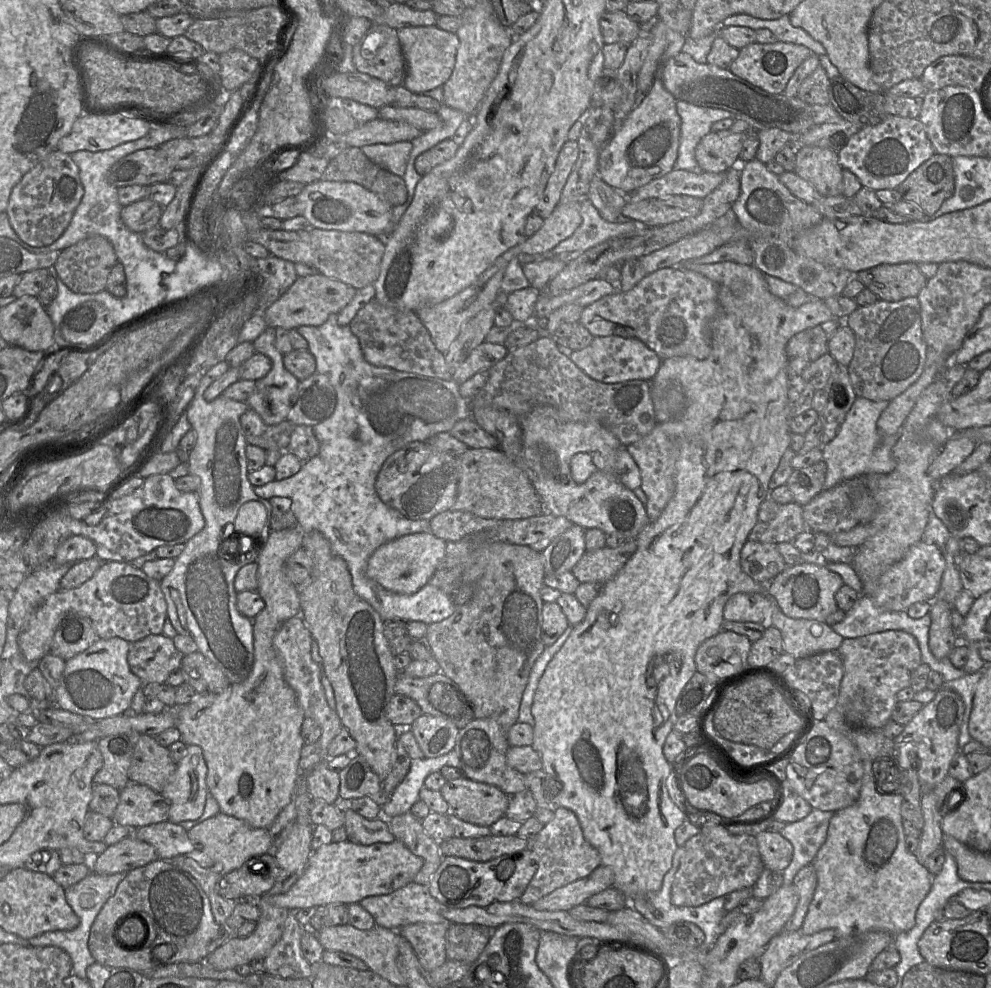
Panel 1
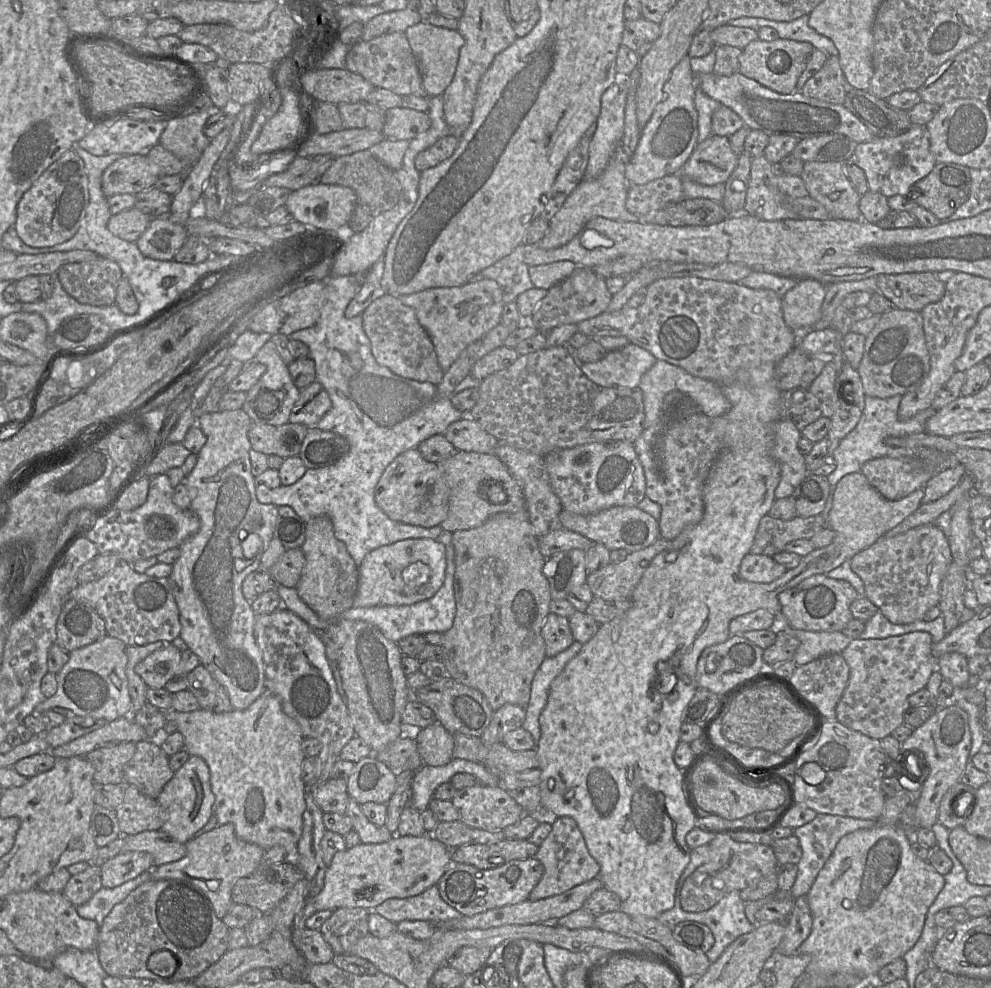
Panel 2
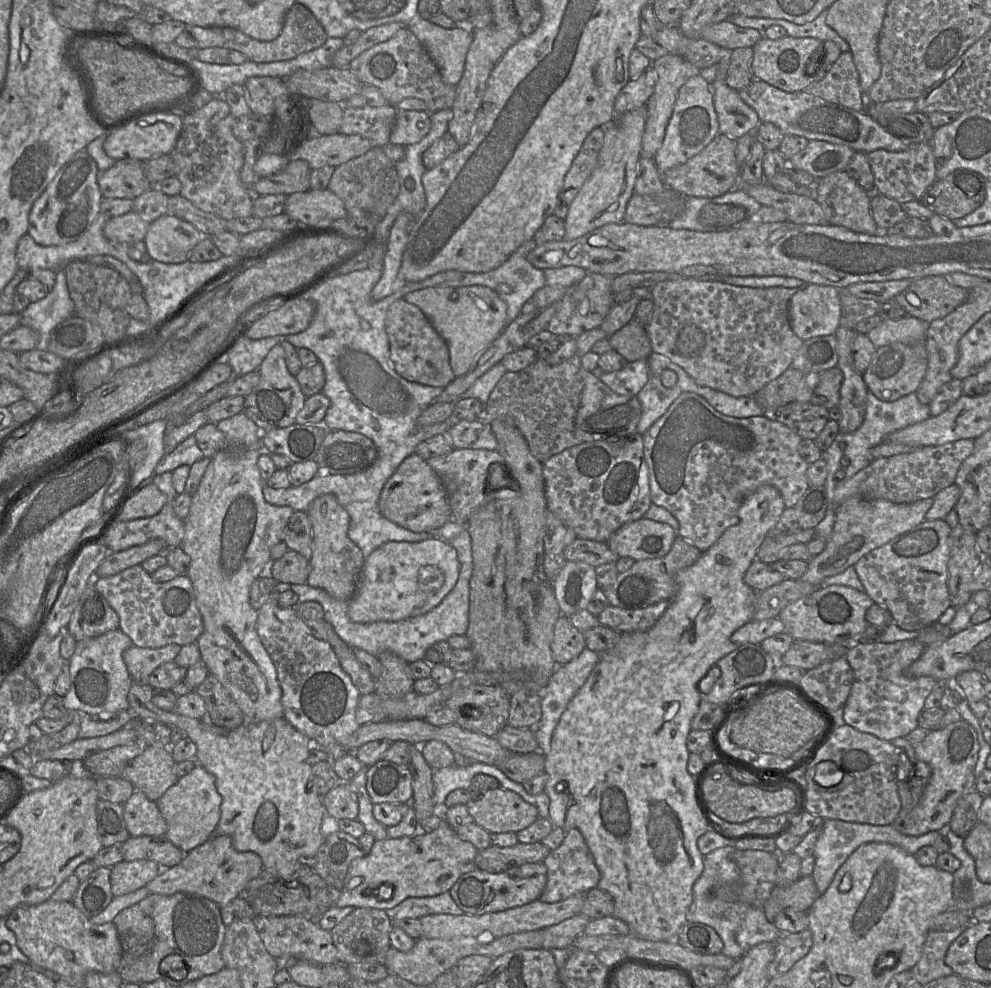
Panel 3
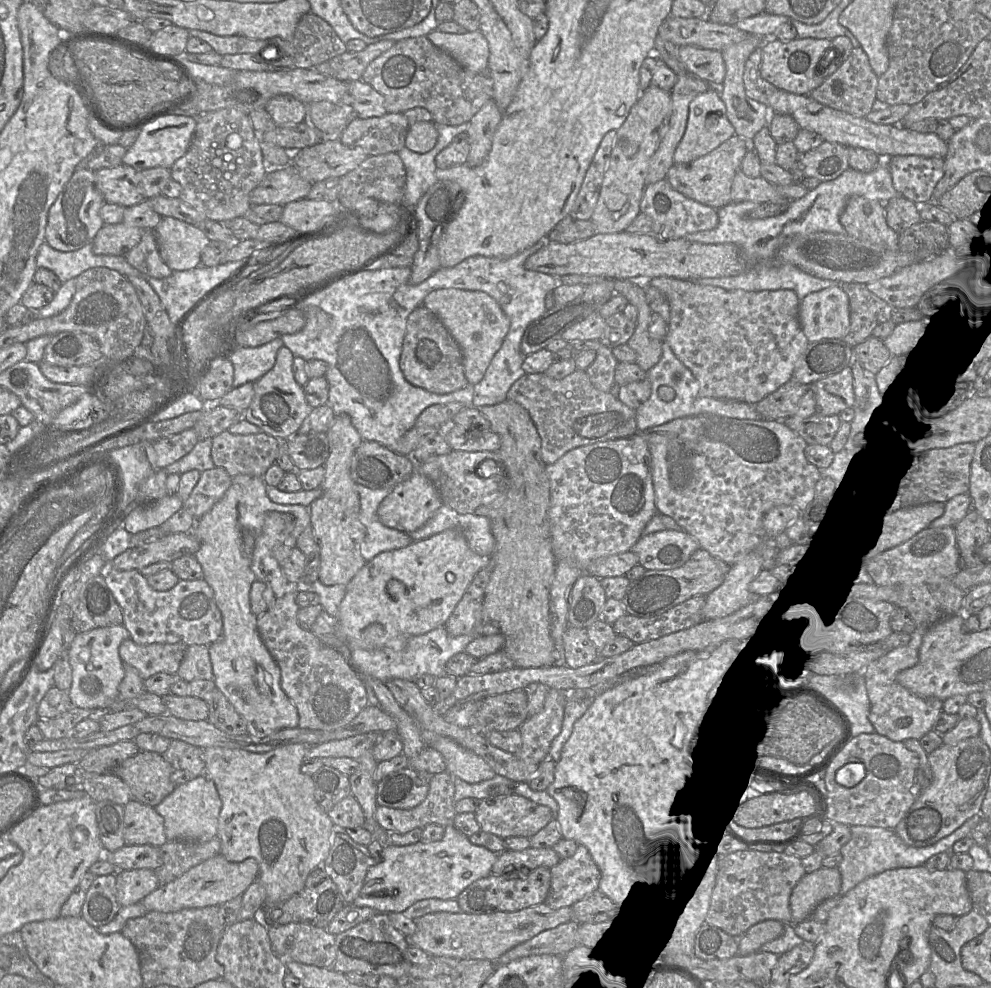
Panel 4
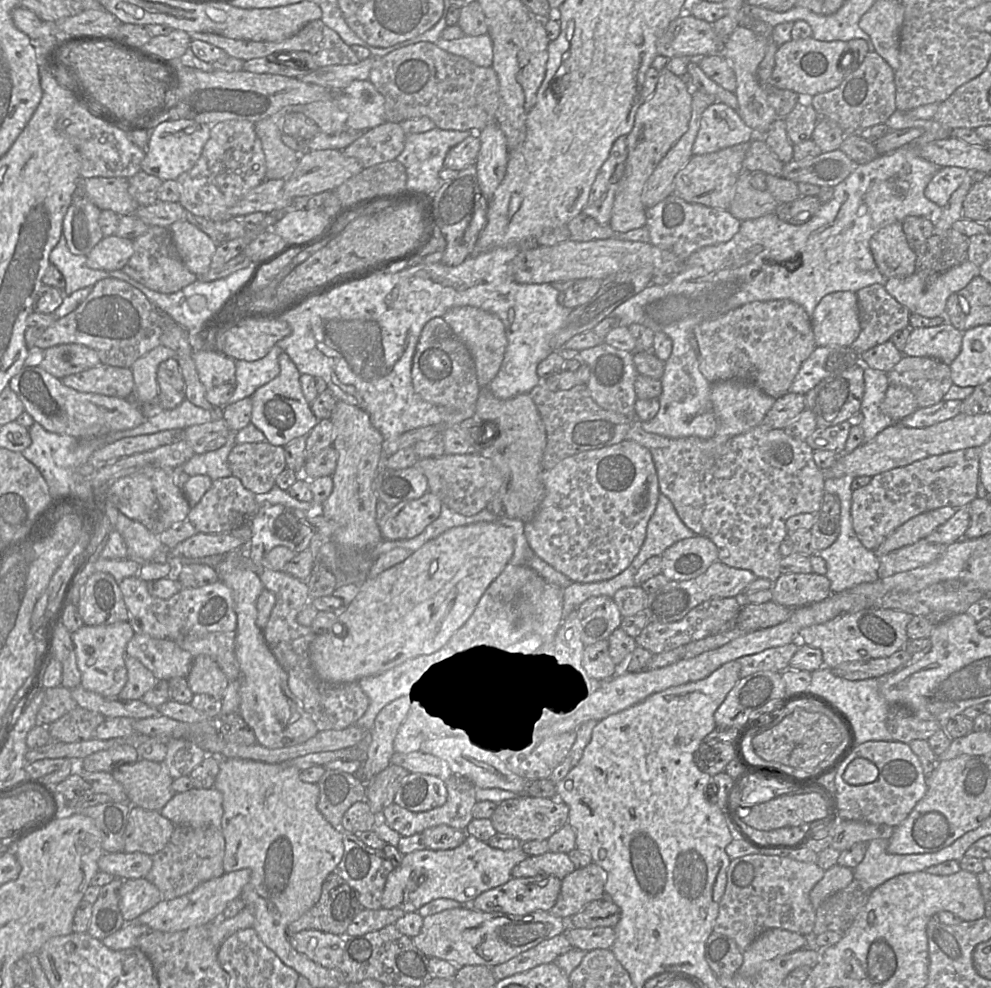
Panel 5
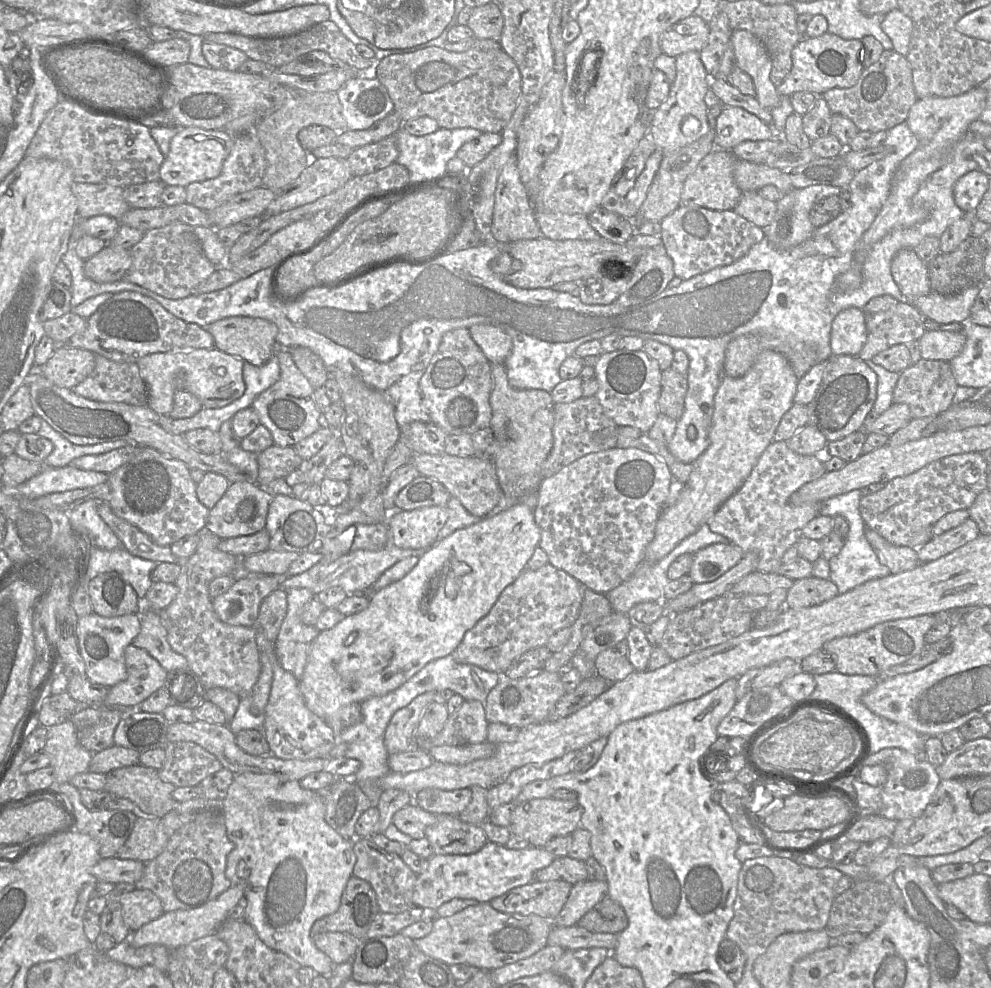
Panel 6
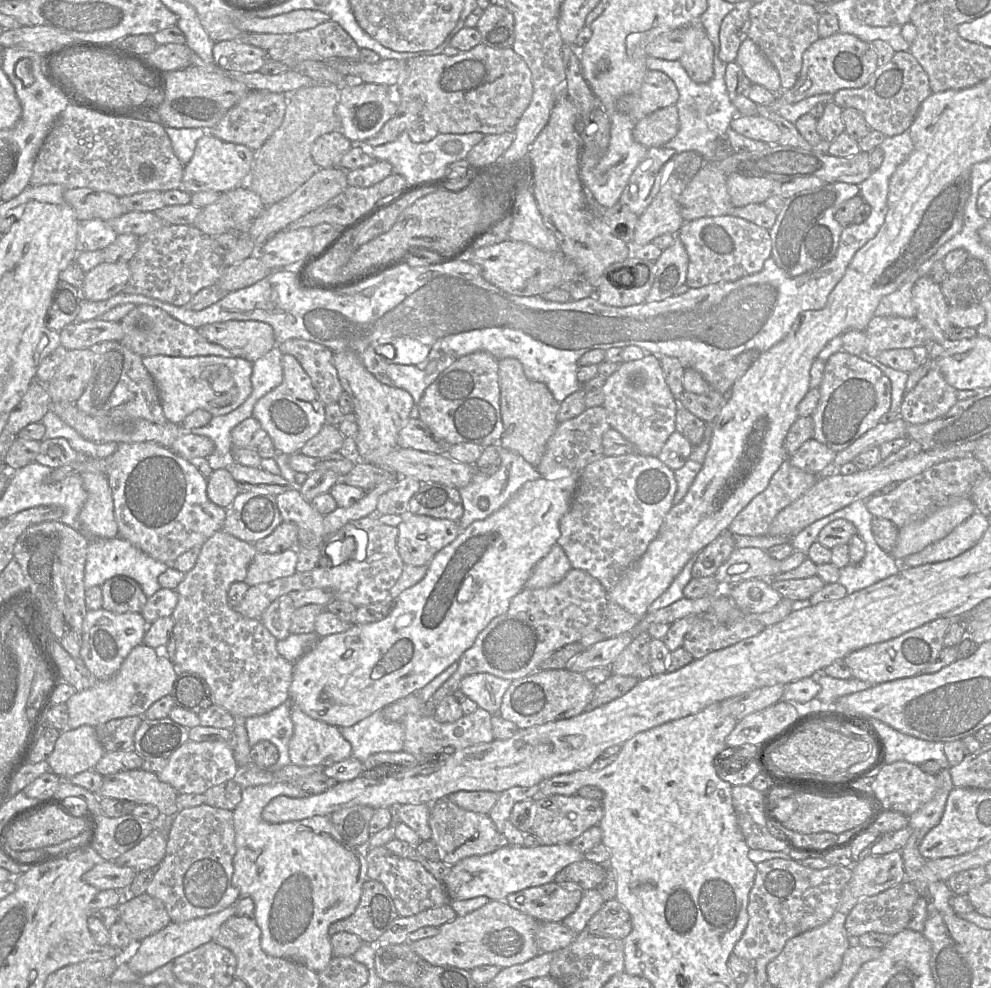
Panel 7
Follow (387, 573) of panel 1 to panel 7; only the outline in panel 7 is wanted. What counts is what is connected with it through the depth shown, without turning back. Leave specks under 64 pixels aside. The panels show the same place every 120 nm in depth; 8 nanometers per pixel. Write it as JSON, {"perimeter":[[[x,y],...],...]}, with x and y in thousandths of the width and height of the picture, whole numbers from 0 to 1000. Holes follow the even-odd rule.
{"perimeter":[[[564,474],[558,479],[559,485],[545,483],[542,486],[532,488],[527,494],[504,516],[489,525],[481,526],[465,536],[460,546],[446,555],[432,571],[428,585],[418,593],[408,597],[398,607],[398,615],[386,628],[369,632],[356,632],[351,638],[325,645],[304,666],[297,671],[296,685],[293,693],[293,712],[318,729],[333,734],[352,736],[371,726],[381,719],[385,719],[393,713],[412,704],[428,695],[441,683],[446,681],[458,670],[462,670],[466,662],[479,650],[482,642],[502,623],[510,620],[518,604],[523,601],[530,592],[536,579],[542,570],[562,551],[565,544],[565,527],[575,516],[580,498],[583,493],[585,479],[576,478],[571,474]]]}

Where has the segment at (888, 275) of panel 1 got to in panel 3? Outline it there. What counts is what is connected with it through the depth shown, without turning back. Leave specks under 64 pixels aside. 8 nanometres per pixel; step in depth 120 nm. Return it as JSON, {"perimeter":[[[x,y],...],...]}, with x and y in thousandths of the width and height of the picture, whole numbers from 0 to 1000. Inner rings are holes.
{"perimeter":[[[937,279],[919,284],[918,288],[902,302],[902,305],[914,314],[916,320],[939,327],[962,316],[976,304],[977,298],[976,293],[961,288],[953,279]]]}

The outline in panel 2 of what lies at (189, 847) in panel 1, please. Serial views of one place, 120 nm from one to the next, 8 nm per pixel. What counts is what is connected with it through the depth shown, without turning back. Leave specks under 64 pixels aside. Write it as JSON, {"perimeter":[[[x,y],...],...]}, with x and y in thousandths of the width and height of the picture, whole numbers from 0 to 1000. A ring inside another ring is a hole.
{"perimeter":[[[162,839],[126,846],[122,862],[145,861],[155,870],[155,878],[179,871],[188,864],[188,855]]]}

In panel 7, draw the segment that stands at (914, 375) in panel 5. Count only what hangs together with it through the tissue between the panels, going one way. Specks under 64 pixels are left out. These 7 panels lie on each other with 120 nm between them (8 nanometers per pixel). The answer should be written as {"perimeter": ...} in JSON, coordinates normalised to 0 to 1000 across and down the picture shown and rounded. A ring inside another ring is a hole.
{"perimeter":[[[942,369],[937,377],[927,385],[918,397],[913,397],[909,411],[909,423],[916,429],[931,429],[954,420],[967,406],[967,395],[961,392]]]}

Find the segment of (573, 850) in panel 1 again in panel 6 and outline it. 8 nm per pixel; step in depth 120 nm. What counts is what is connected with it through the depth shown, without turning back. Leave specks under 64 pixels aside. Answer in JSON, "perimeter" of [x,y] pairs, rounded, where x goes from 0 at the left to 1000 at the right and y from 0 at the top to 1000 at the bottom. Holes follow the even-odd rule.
{"perimeter":[[[592,890],[578,895],[569,918],[558,931],[559,936],[582,936],[585,929],[610,907],[614,907],[612,891]]]}

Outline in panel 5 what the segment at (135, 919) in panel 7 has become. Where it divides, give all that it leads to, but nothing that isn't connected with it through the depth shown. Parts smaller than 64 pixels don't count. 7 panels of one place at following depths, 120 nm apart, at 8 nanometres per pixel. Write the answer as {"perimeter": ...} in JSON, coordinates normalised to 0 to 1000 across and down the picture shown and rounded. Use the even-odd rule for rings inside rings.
{"perimeter":[[[146,888],[127,890],[120,901],[120,919],[127,933],[136,931],[162,911],[160,900]]]}

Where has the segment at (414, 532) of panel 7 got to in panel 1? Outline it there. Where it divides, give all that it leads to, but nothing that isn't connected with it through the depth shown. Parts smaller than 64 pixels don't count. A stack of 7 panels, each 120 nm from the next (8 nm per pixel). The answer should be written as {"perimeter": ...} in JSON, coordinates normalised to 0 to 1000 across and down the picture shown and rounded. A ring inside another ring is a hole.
{"perimeter":[[[428,446],[411,449],[394,461],[382,476],[378,497],[392,513],[416,526],[434,526],[454,516],[460,506],[462,464],[443,457]]]}

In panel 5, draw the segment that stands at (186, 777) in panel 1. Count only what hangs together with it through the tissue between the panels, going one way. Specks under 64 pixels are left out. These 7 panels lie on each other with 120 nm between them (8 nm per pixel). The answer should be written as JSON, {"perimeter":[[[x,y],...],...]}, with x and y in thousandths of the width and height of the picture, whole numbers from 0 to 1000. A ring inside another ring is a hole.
{"perimeter":[[[217,797],[177,803],[161,824],[177,836],[223,838],[225,805]]]}

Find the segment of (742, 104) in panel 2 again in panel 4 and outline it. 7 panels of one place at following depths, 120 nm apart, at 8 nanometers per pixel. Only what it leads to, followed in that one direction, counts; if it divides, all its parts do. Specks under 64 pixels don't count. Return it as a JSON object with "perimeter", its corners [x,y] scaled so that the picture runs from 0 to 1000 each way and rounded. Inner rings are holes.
{"perimeter":[[[784,90],[776,102],[779,115],[795,115],[800,118],[807,131],[827,137],[831,144],[845,145],[854,150],[870,150],[884,155],[888,159],[928,158],[953,161],[957,154],[956,143],[942,136],[930,136],[919,133],[910,127],[888,127],[863,118],[856,114],[835,108],[816,96],[805,96]]]}

